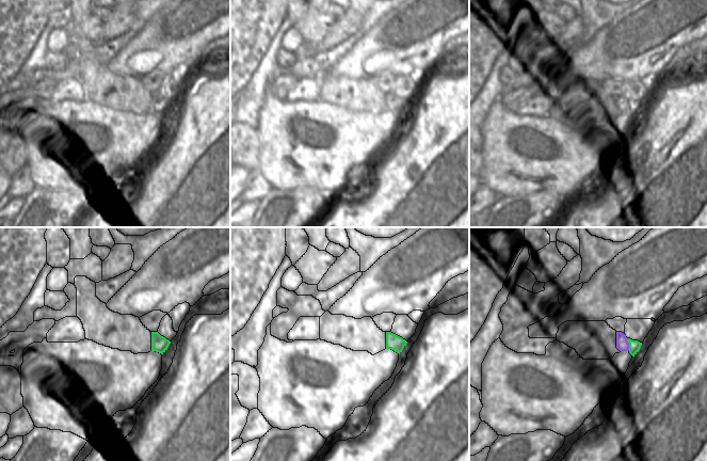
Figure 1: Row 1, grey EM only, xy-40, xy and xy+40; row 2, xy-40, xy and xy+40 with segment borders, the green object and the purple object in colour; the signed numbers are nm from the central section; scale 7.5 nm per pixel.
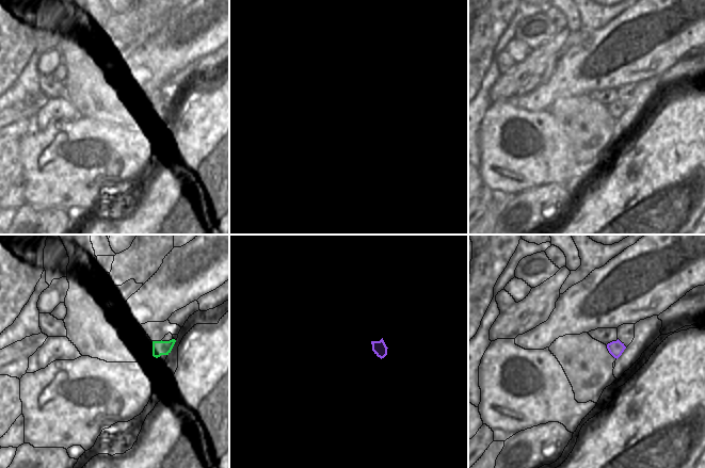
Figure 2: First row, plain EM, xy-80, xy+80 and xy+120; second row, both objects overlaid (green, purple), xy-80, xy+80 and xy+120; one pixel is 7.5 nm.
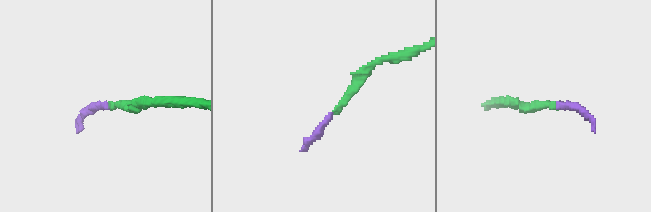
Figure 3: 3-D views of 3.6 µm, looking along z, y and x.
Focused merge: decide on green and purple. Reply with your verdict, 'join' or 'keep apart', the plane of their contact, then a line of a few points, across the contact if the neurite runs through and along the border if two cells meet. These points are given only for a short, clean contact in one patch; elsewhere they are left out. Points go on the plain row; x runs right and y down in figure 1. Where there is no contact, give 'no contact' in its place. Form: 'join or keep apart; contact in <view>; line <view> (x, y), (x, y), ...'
keep apart; contact in xy+40

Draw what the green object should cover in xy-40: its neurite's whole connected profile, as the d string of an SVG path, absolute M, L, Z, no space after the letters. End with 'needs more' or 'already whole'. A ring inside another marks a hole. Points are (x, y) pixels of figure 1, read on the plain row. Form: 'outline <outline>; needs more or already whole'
outline M165 76L157 93L151 93L151 112L163 115L171 102L176 98L177 93L173 90L173 81L168 76Z; needs more

